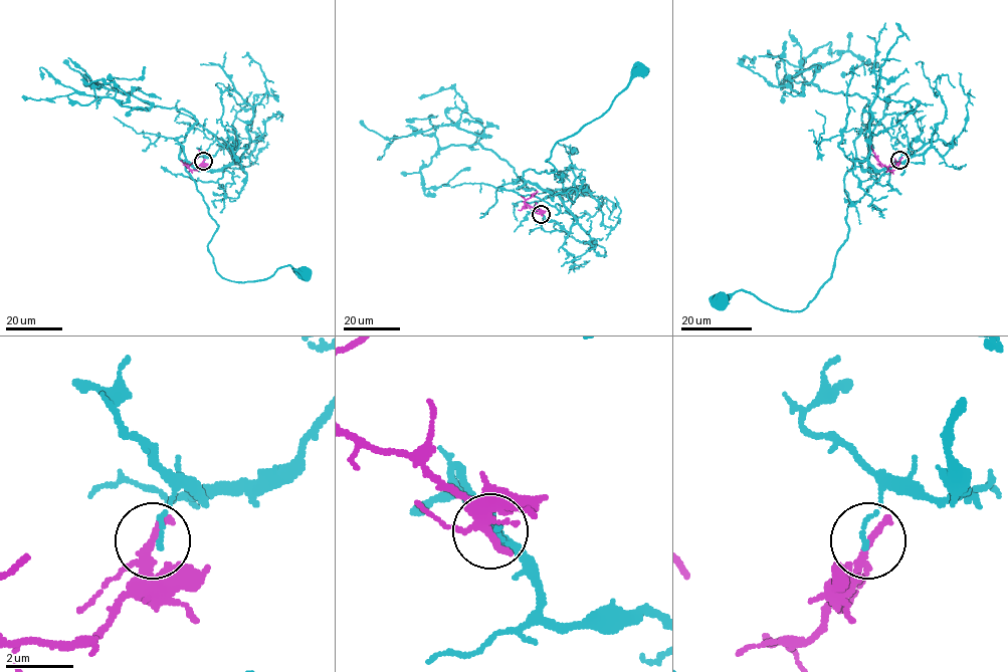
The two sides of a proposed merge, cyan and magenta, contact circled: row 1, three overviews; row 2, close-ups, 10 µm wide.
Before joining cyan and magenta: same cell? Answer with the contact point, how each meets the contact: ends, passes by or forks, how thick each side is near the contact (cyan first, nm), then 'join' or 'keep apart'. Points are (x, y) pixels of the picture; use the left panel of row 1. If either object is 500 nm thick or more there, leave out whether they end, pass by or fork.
at (203, 161); cyan ends there; magenta passes by; 120 nm thick on the cyan side, 240 nm on the other; keep apart

